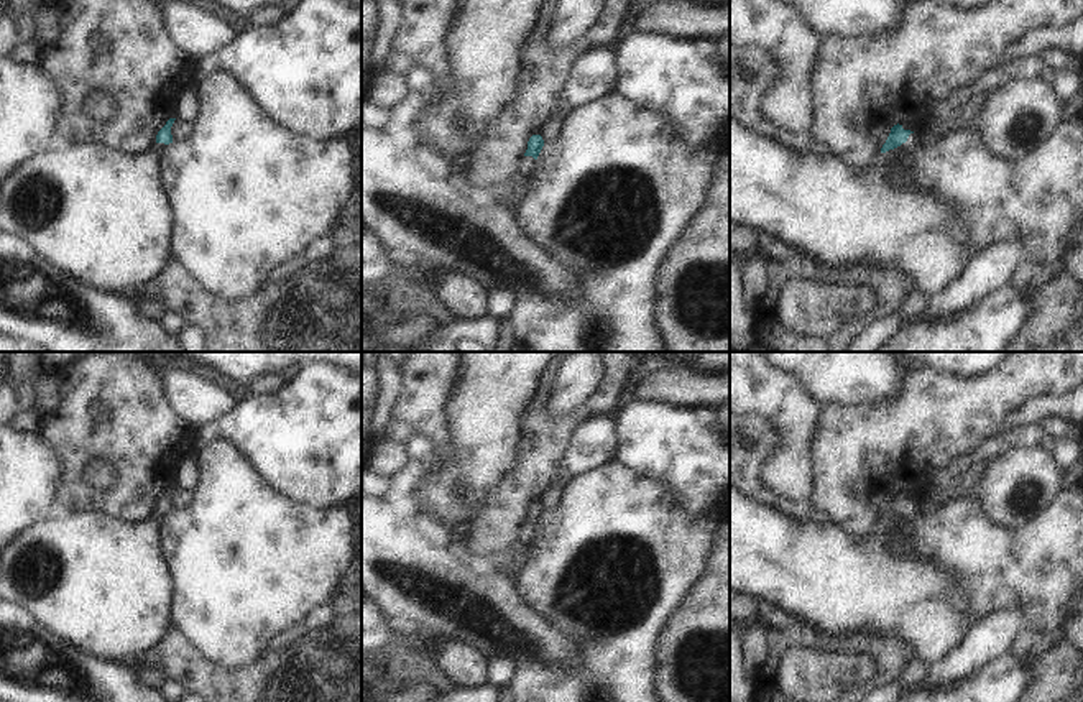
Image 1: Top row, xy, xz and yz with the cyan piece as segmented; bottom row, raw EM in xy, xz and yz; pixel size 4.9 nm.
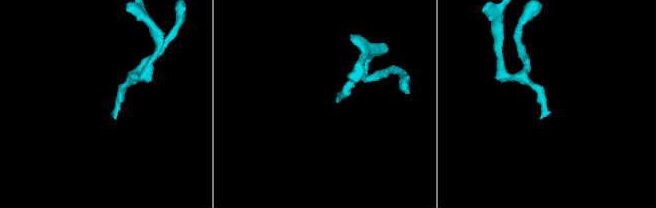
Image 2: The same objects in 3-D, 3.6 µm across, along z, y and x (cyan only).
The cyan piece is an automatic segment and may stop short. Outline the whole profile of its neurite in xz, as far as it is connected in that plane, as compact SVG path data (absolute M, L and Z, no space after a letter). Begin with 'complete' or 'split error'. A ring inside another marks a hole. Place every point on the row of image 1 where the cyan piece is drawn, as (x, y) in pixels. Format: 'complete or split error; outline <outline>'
split error; outline M532 135L528 141L528 150L524 153L524 158L518 168L516 173L516 182L514 182L514 196L519 196L519 192L532 184L534 173L536 173L536 159L544 146L544 140L541 135Z

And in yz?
split error; outline M730 118L730 224L741 225L743 229L751 229L756 233L766 235L769 240L774 238L786 242L789 247L795 248L799 255L812 256L822 266L830 270L843 271L853 268L883 268L906 275L912 279L915 289L920 289L930 298L937 298L970 266L970 263L981 253L983 247L979 245L978 237L973 230L971 215L948 194L940 192L935 186L932 186L927 181L925 174L920 171L915 158L929 148L930 143L927 140L927 135L904 130L902 125L897 123L891 128L887 140L874 161L868 168L859 169L853 166L850 159L841 153L804 153L779 140L774 140L769 135L743 127Z

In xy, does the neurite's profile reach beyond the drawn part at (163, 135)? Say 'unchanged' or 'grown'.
grown

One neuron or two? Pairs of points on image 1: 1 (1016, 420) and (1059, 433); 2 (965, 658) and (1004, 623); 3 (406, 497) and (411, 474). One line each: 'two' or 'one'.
1: two
2: one
3: one

